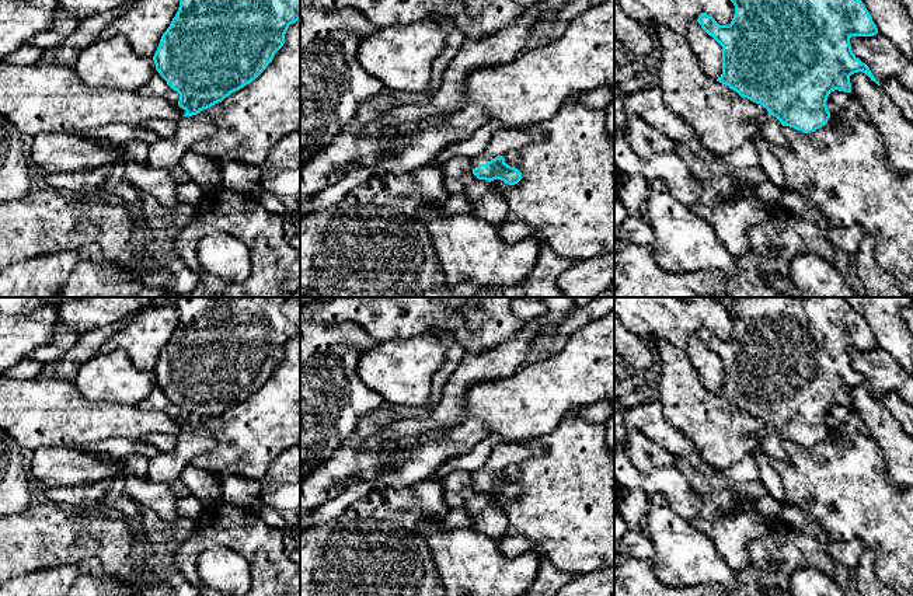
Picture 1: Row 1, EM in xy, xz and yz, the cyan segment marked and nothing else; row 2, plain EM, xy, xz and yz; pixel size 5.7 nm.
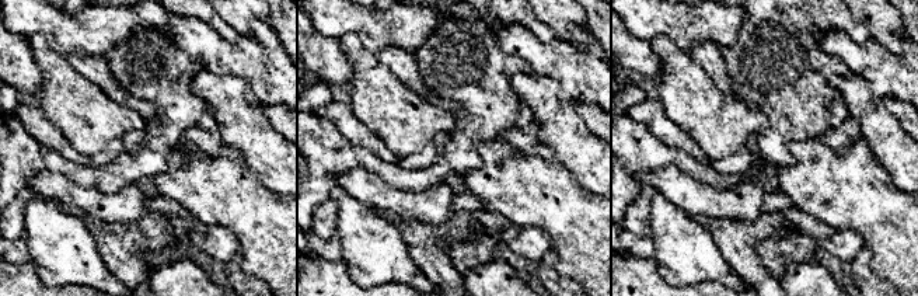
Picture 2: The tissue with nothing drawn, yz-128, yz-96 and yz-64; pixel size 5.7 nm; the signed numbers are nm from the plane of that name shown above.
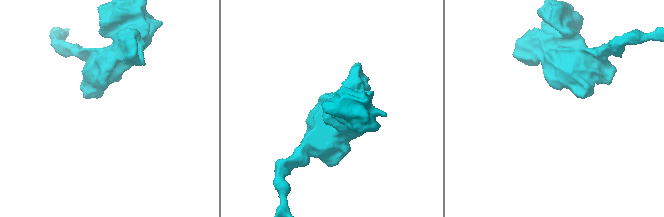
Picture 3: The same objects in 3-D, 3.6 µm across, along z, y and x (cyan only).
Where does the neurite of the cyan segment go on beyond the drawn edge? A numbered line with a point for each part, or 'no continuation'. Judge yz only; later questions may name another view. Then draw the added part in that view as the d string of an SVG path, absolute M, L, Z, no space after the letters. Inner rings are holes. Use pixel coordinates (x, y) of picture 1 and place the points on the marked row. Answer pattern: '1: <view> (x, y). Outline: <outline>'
1: yz (770, 128). Outline: M769 112L759 116L759 132L767 143L783 147L788 146L788 140L784 135L784 126L776 116Z

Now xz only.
1: xz (509, 139). Outline: M523 128L495 130L485 150L480 156L471 157L473 168L491 161L495 157L519 150L527 144L529 140L530 137Z

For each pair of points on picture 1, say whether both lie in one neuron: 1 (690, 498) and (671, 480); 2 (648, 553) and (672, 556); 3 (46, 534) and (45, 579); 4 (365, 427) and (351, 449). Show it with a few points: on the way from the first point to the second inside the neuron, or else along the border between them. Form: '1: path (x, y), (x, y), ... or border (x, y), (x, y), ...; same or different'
1: path (686, 495), (675, 484); same
2: border (644, 532), (654, 550), (652, 560); different
3: border (79, 570), (72, 564), (61, 564), (14, 578); different
4: path (365, 432), (355, 443); same

